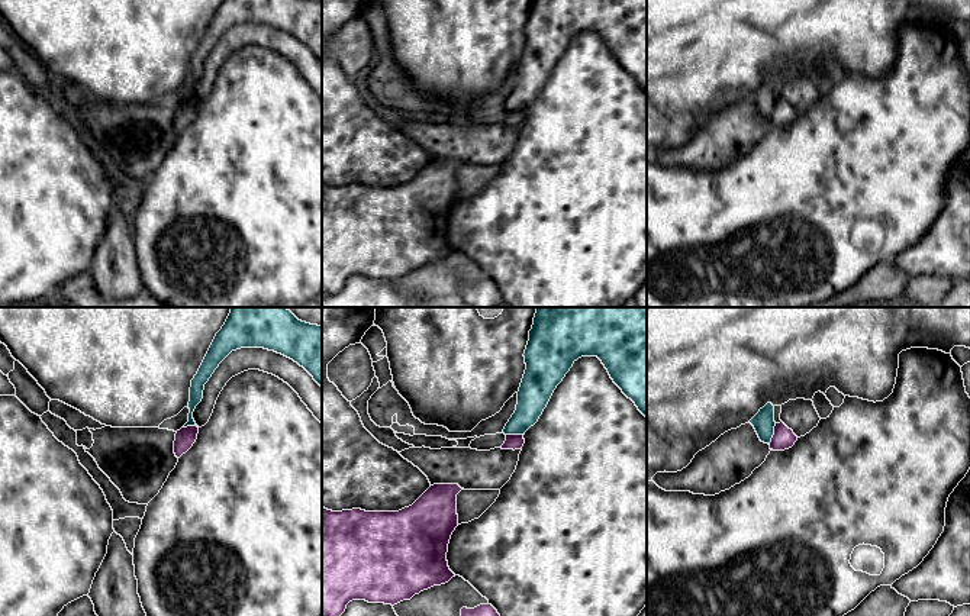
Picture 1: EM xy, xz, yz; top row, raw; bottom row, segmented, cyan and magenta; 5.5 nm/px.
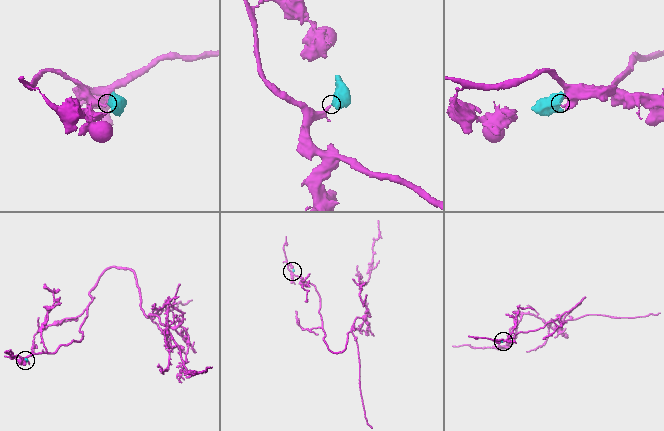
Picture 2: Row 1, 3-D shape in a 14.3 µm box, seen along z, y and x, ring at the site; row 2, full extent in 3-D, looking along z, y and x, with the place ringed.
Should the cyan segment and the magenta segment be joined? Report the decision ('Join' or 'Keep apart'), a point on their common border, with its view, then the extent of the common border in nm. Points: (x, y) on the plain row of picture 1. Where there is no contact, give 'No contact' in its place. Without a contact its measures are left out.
Keep apart. Touches cyan at yz (773, 109). Shared border 130 nm

